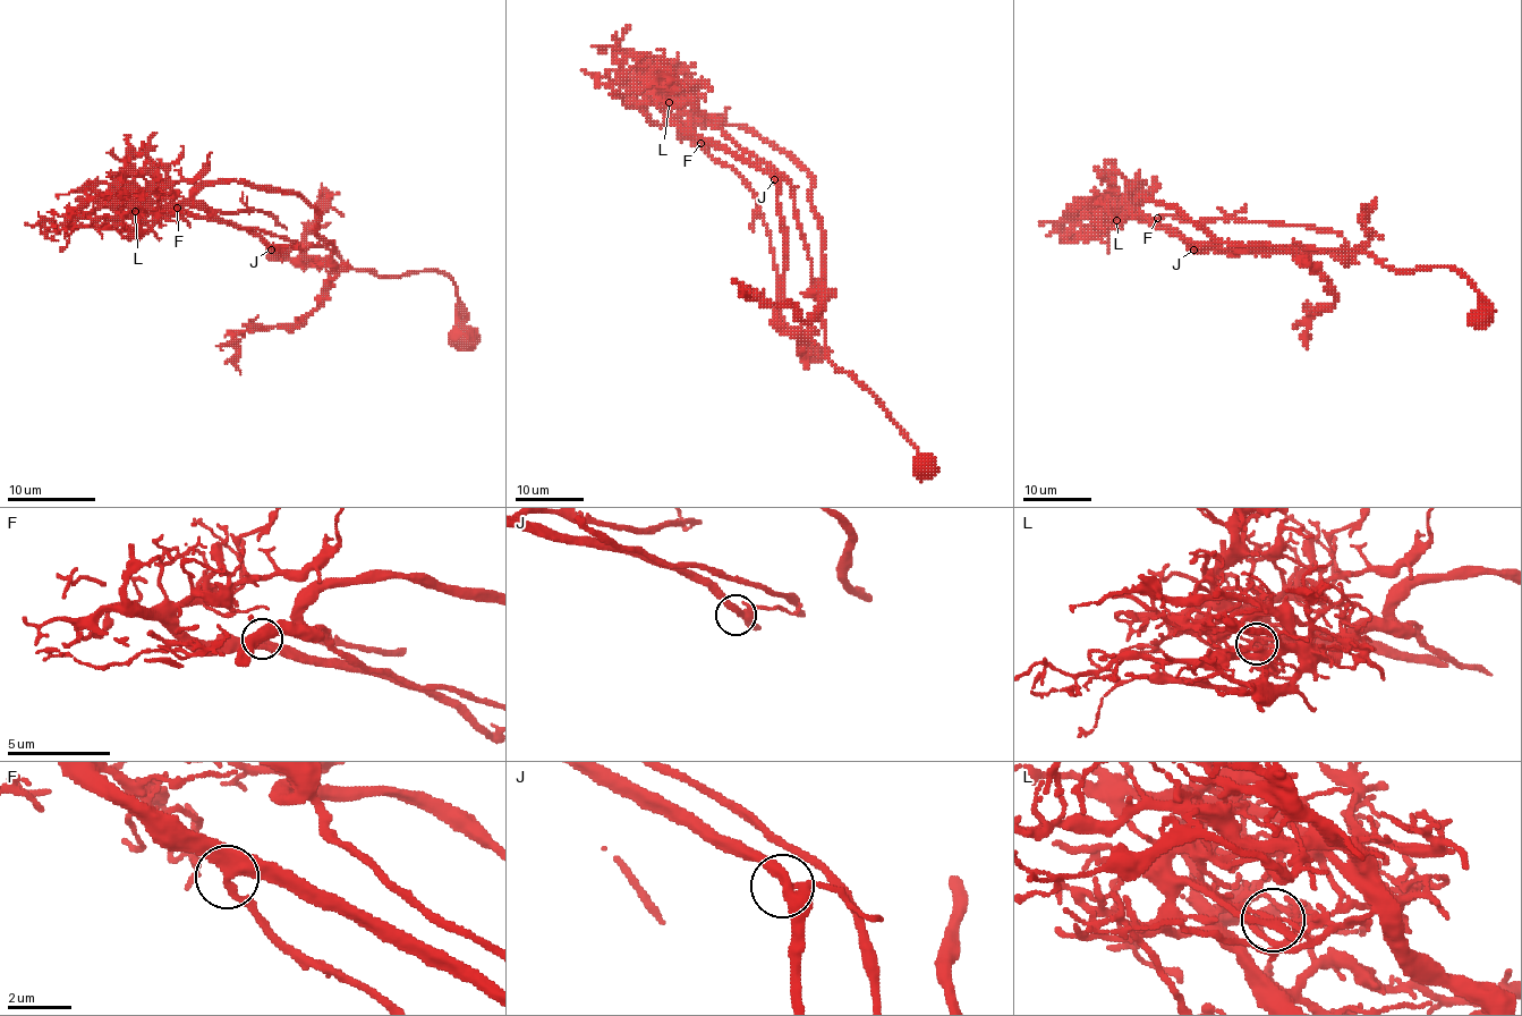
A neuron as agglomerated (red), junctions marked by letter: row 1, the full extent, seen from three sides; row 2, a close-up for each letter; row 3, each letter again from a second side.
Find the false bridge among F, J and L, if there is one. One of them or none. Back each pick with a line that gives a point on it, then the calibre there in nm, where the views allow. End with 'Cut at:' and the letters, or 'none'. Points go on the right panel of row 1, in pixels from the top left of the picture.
L: place (1116, 220); calibre 100 nm
Cut at: L

